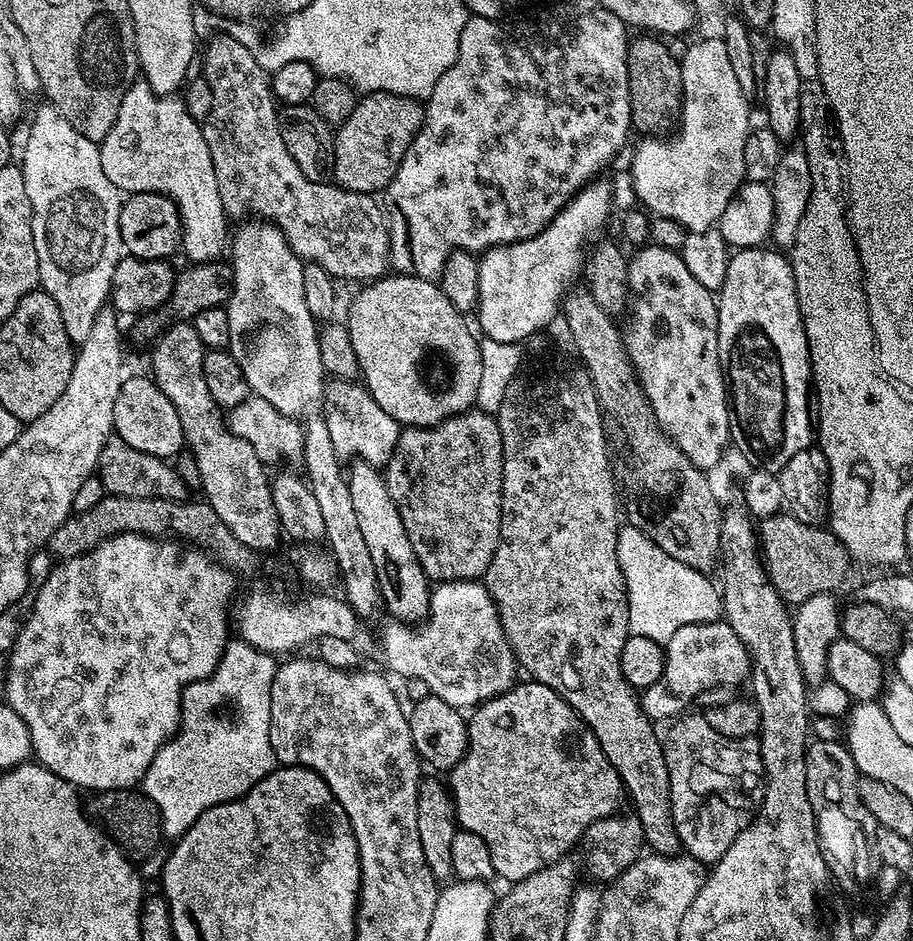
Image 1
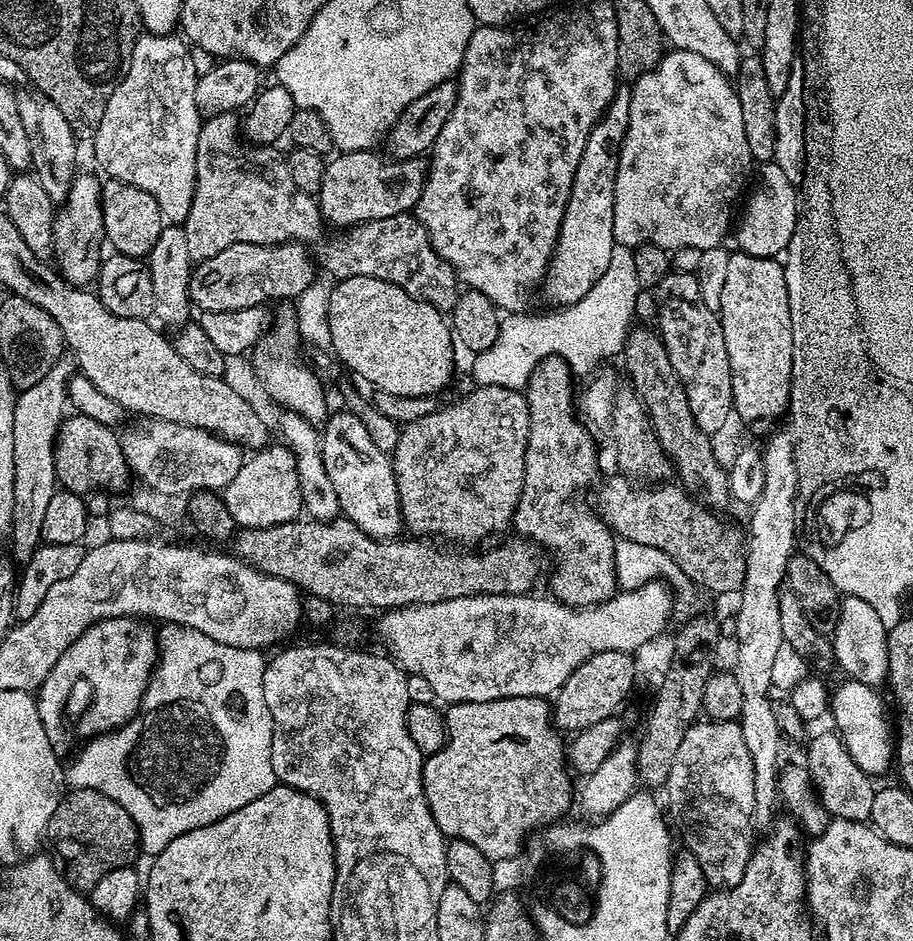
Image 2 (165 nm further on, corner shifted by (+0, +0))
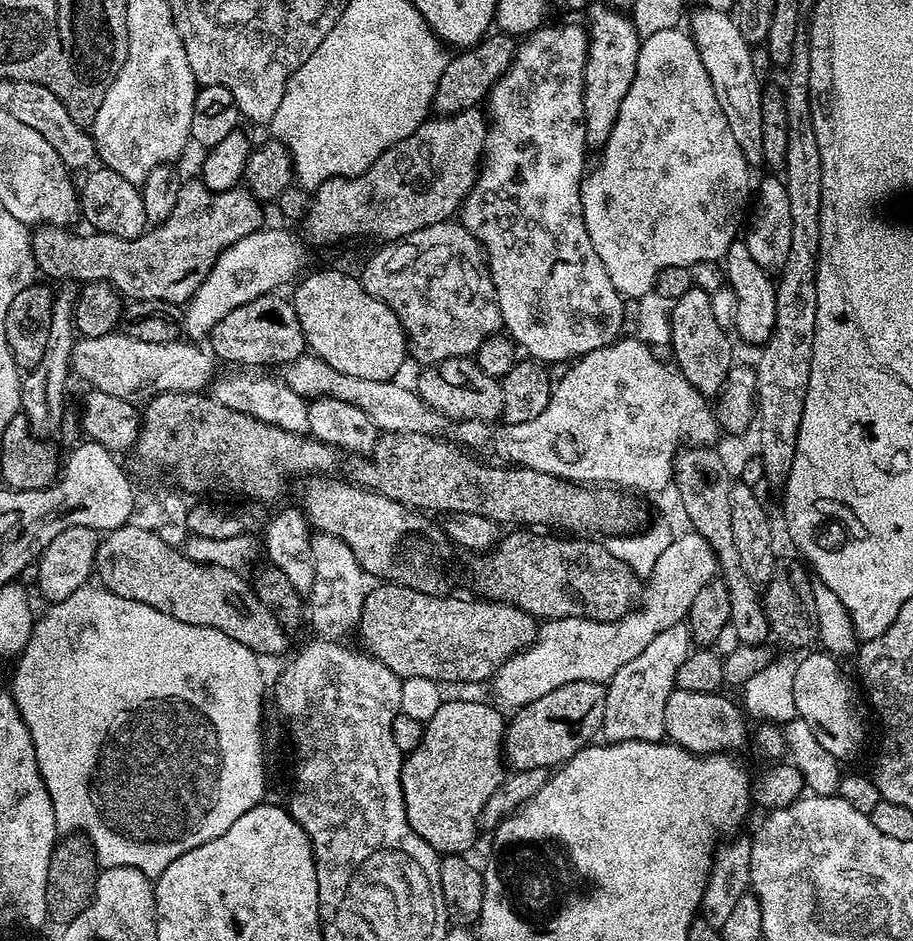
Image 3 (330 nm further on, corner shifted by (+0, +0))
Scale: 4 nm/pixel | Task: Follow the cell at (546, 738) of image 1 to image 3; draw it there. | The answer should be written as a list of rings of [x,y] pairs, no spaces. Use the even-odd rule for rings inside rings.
[[[445,699],[438,706],[438,712],[423,725],[418,750],[407,753],[402,770],[406,818],[414,834],[430,842],[432,849],[441,854],[467,853],[467,848],[476,840],[478,821],[486,806],[486,798],[490,798],[490,794],[498,790],[506,775],[506,760],[502,755],[506,720],[505,717],[500,717],[501,709],[496,708],[491,708],[480,700]]]

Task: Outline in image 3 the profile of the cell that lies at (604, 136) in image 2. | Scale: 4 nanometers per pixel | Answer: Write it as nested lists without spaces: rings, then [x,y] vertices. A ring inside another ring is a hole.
[[[604,2],[590,8],[587,9],[589,12],[586,19],[590,43],[584,75],[584,117],[589,145],[603,146],[608,143],[614,130],[618,110],[622,110],[622,98],[626,98],[626,90],[630,90],[634,82],[642,39],[635,30],[631,15],[621,9],[611,8]]]

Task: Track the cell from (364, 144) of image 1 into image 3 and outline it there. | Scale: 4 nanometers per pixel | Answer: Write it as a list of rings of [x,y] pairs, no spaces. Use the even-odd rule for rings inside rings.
[[[489,34],[479,44],[467,50],[457,51],[457,56],[453,55],[449,59],[436,87],[435,111],[453,116],[456,112],[483,105],[498,78],[502,78],[502,74],[506,74],[506,70],[512,64],[517,47],[517,41],[507,34]]]

